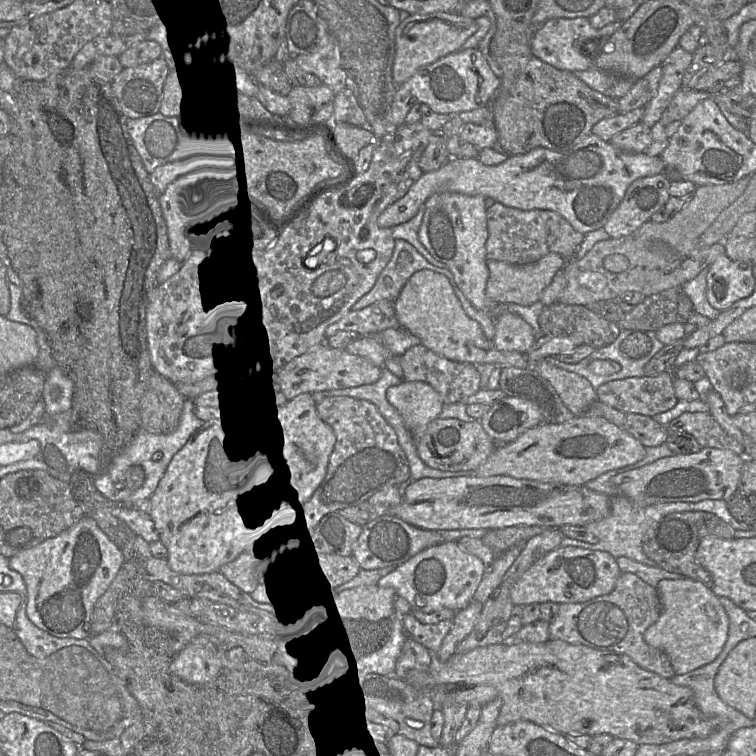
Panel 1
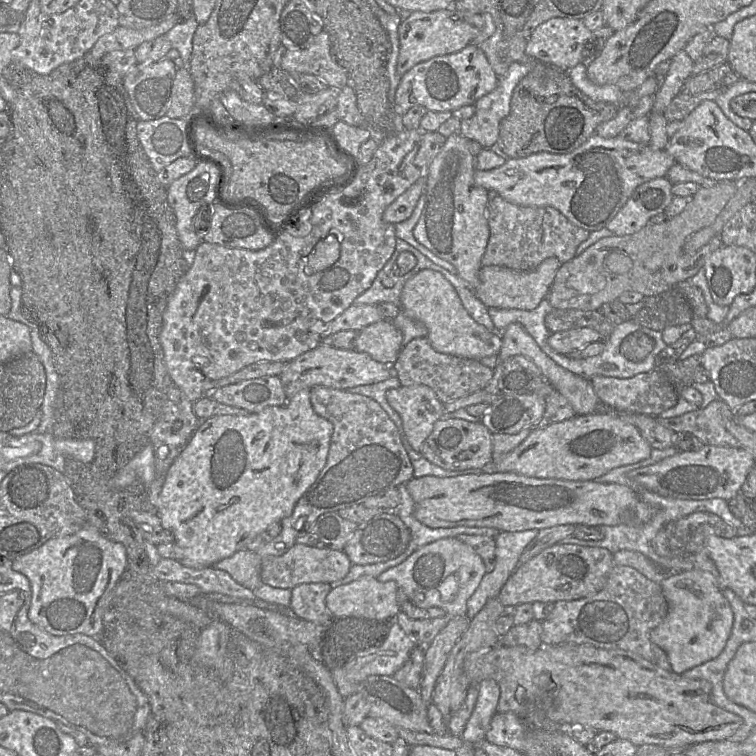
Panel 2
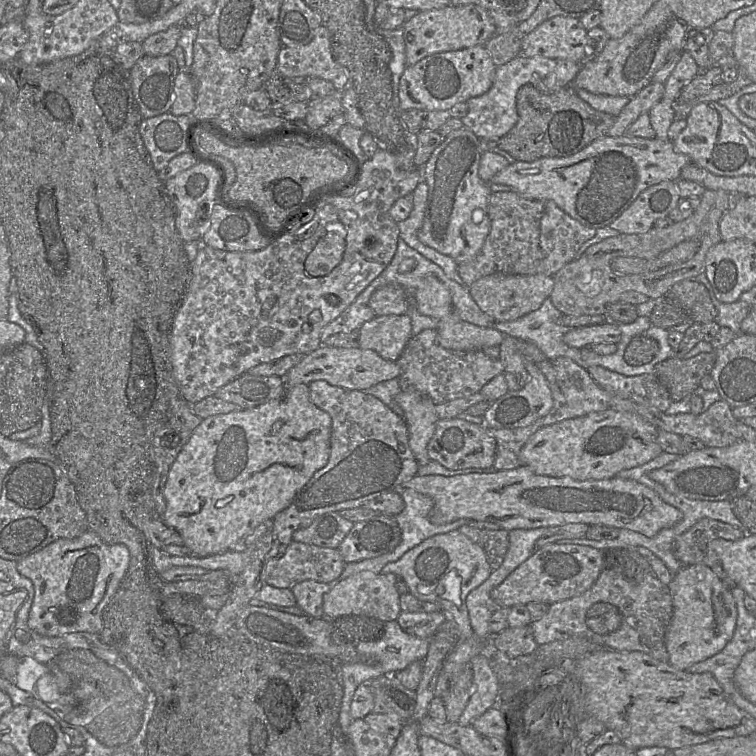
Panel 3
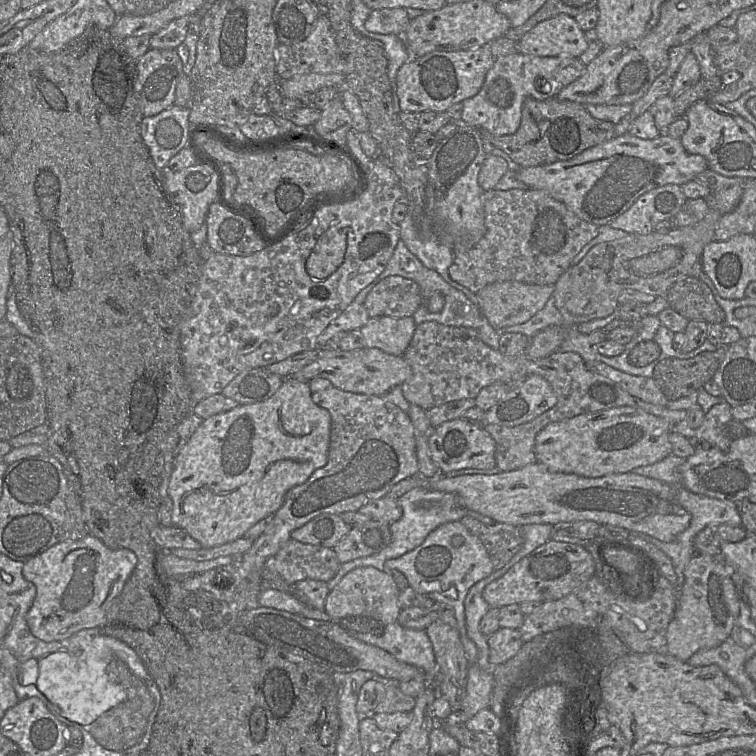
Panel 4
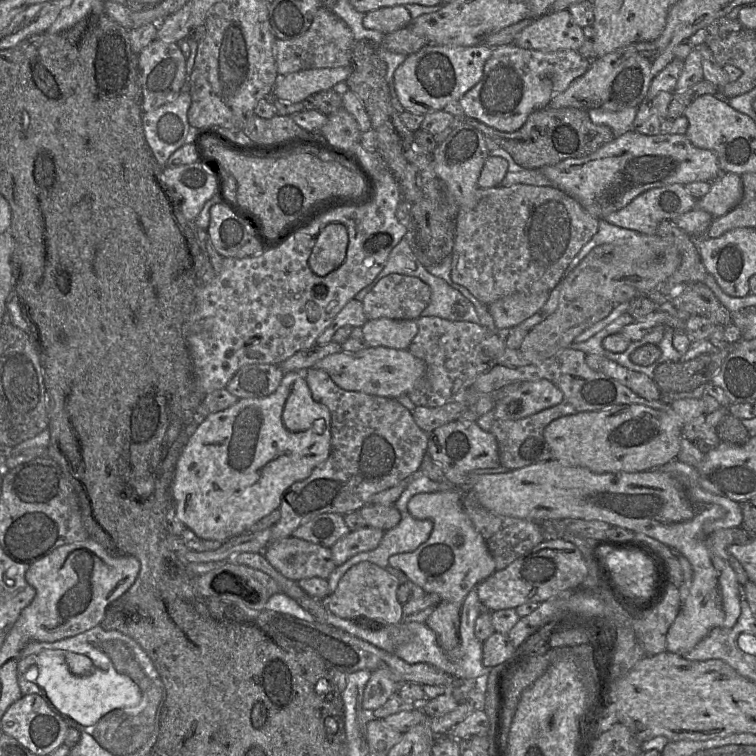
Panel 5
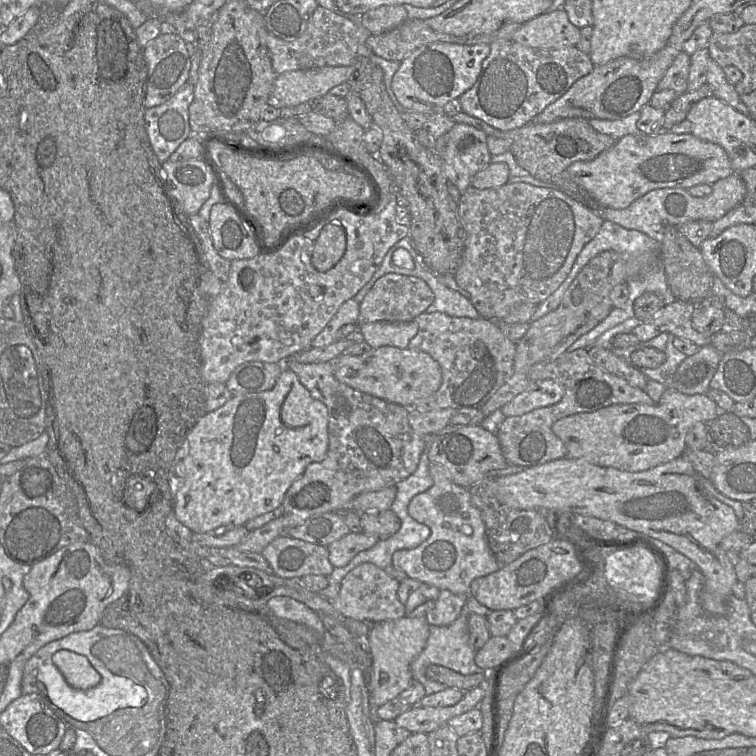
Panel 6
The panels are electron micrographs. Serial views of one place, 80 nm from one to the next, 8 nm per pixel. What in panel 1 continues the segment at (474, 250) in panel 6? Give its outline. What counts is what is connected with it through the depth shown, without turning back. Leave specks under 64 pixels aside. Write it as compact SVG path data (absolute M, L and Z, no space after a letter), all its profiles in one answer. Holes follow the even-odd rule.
M494 202L486 209L488 238L487 260L513 265L534 263L548 253L557 253L565 260L573 259L585 234L576 231L560 214L550 210L520 210Z

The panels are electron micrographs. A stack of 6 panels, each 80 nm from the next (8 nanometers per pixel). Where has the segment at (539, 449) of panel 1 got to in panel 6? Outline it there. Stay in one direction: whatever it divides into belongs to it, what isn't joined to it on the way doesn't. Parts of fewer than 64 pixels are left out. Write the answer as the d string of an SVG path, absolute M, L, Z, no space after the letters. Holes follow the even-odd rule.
M667 387L663 392L659 402L652 405L643 404L643 403L631 403L631 404L614 404L601 408L594 412L586 413L577 413L564 418L559 419L552 425L552 431L565 445L566 447L566 457L569 458L583 458L587 461L602 467L613 467L619 470L628 471L628 472L639 472L654 468L658 465L670 462L671 460L681 456L686 450L686 435L690 428L697 422L707 423L714 420L721 415L724 410L718 407L718 405L707 395L707 394L694 394L687 395L679 392L676 389Z

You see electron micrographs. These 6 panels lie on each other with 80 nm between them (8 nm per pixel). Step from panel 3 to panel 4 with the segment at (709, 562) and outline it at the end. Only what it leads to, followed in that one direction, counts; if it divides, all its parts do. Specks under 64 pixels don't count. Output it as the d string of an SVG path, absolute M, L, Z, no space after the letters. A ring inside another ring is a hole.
M721 524L705 527L694 539L695 553L709 556L715 562L726 564L725 556L721 550L721 543L723 541L732 543L740 542L746 536L747 532L742 526Z

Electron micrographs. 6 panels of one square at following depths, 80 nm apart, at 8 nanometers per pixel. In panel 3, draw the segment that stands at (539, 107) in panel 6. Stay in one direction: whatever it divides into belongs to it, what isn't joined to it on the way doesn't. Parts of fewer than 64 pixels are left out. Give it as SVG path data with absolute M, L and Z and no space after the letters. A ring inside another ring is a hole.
M520 54L496 68L493 84L486 93L470 98L466 102L468 112L461 119L463 126L470 129L479 139L497 142L518 121L516 96L523 85L531 84L544 94L552 94L562 87L571 85L581 67L580 63L570 60L551 59L542 56L527 57Z

